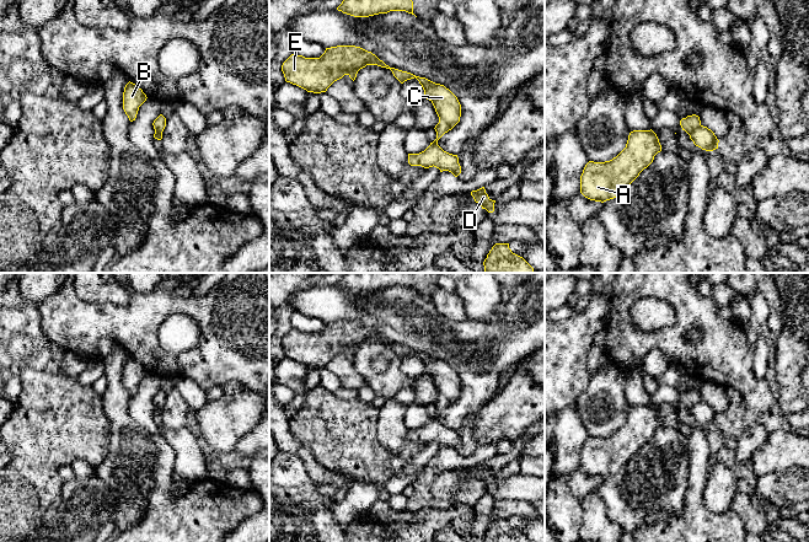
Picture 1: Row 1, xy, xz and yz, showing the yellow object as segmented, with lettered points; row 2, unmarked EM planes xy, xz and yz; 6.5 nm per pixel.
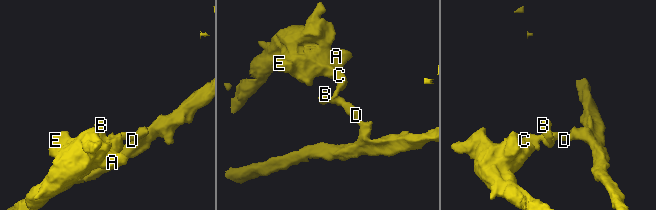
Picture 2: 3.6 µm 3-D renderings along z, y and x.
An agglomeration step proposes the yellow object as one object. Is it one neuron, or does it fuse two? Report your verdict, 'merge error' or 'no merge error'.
merge error

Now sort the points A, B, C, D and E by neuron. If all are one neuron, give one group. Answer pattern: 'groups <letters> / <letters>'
groups A C E / B D

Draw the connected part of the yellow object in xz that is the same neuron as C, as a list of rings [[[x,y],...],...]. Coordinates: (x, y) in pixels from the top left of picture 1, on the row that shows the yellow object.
[[[337,45],[326,48],[325,53],[320,58],[305,58],[302,55],[291,54],[282,65],[282,71],[284,74],[285,81],[296,85],[307,92],[321,93],[326,92],[327,88],[337,80],[348,75],[353,81],[360,69],[366,65],[377,65],[381,68],[390,69],[393,76],[403,84],[407,80],[417,79],[424,90],[424,98],[429,100],[435,112],[439,117],[439,123],[435,125],[436,139],[433,141],[438,144],[438,140],[449,130],[451,130],[459,122],[461,117],[461,104],[457,97],[444,85],[435,84],[425,77],[416,76],[411,73],[402,71],[395,68],[390,68],[382,60],[380,60],[375,54],[368,52],[360,47],[355,45]]]

